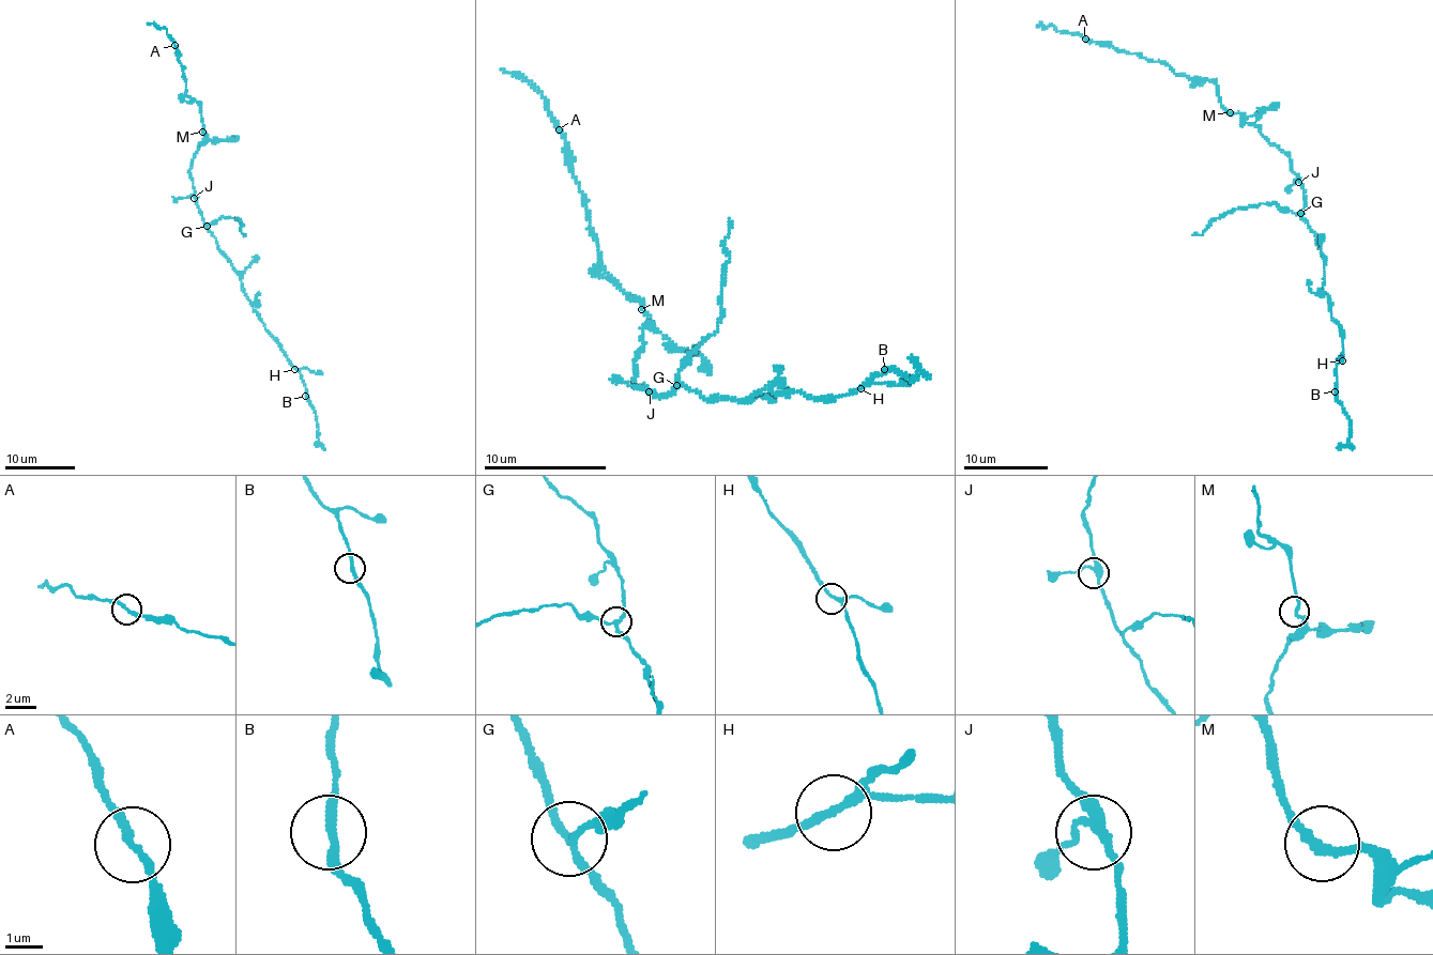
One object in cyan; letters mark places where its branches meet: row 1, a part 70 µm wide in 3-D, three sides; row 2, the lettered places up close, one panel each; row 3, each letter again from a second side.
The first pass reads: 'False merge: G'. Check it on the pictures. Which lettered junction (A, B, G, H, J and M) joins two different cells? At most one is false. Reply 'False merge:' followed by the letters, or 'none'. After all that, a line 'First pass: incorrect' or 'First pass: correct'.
False merge: G
First pass: correct

